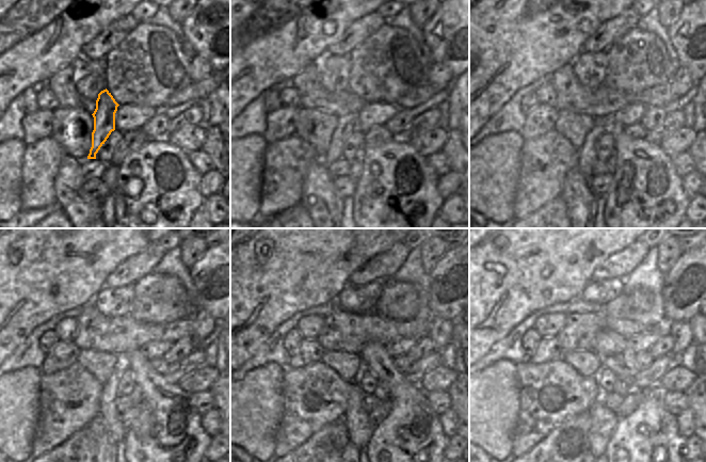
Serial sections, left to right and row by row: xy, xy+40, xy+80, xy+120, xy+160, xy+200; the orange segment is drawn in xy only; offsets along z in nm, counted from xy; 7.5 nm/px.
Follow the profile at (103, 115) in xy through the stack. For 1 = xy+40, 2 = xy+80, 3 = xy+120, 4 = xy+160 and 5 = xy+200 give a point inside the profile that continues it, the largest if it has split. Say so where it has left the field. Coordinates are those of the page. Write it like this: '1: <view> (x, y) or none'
1: xy+40 (347, 124)
2: xy+80 (588, 153)
3: xy+120 (110, 394)
4: xy+160 (359, 427)
5: xy+200 (604, 420)

